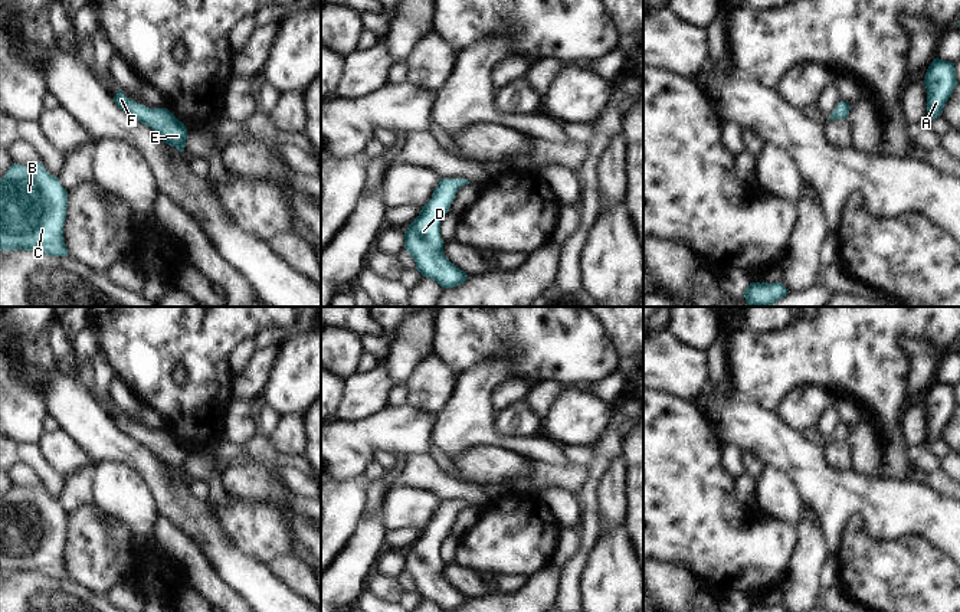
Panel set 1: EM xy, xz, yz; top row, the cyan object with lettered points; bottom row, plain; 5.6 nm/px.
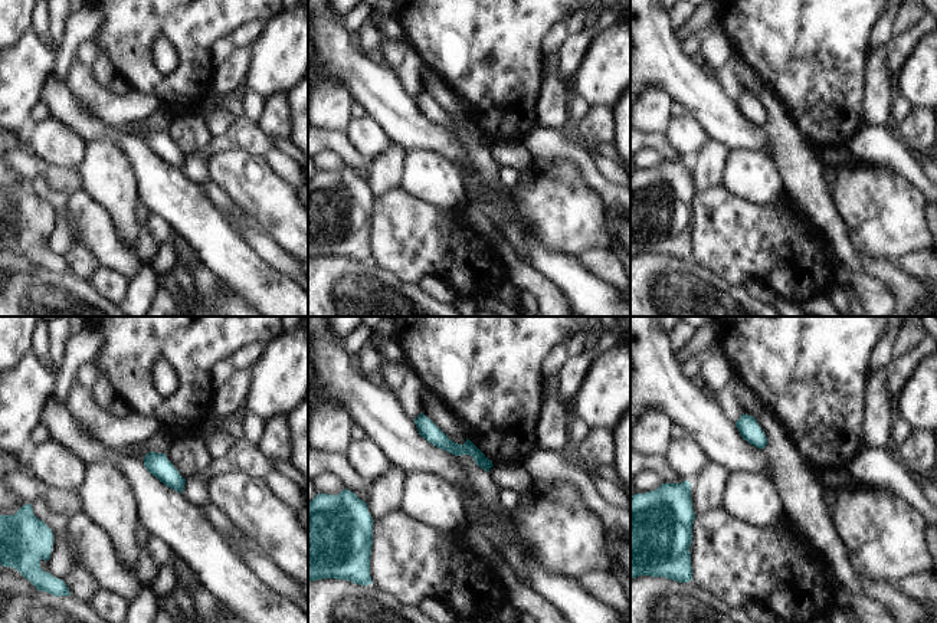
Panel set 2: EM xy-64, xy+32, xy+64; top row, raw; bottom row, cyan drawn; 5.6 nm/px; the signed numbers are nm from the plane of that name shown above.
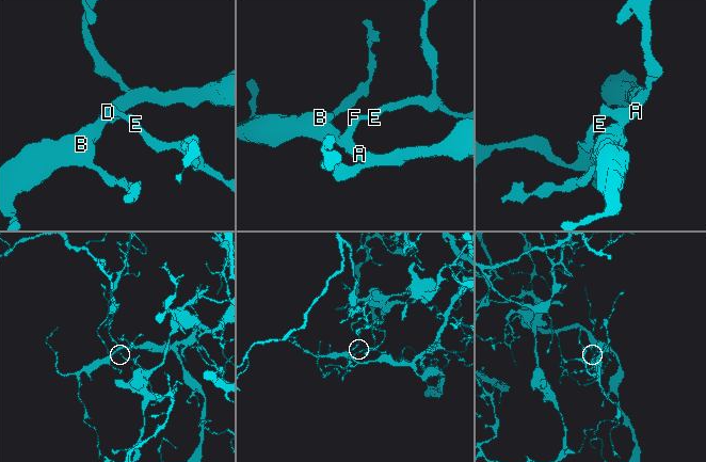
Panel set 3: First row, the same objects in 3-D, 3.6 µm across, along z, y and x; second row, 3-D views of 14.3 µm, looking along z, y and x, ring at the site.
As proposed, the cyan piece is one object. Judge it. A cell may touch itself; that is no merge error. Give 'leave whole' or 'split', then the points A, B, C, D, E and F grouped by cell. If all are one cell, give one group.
leave whole; A B C D E F

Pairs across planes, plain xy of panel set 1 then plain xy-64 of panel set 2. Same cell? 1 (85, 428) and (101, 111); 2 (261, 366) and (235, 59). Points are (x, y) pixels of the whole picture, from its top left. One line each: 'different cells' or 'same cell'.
1: different cells
2: same cell

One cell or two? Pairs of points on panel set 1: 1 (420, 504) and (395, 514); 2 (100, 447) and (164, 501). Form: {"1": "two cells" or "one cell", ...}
{"1": "one cell", "2": "one cell"}

